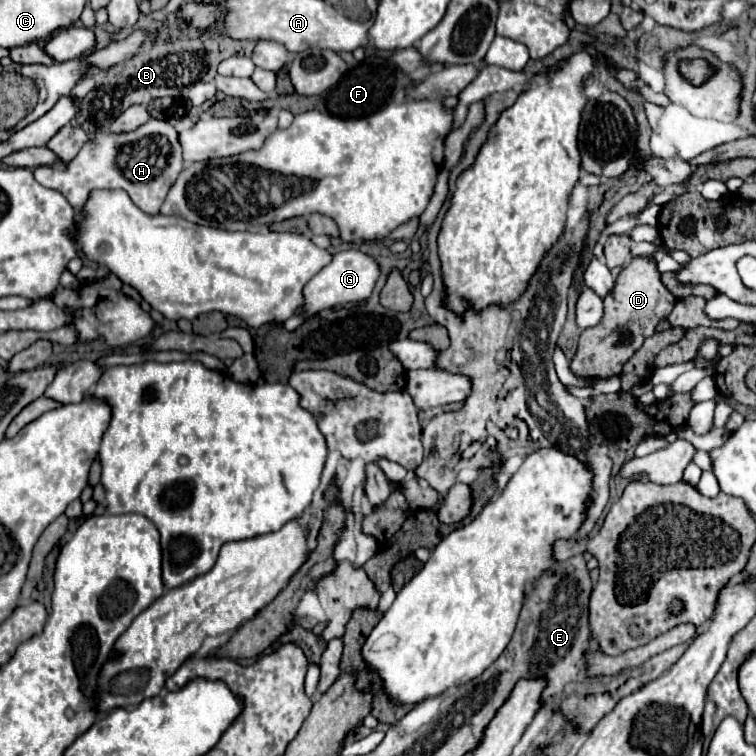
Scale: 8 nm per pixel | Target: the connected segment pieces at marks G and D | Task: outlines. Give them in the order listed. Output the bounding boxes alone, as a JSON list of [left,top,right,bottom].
[[283,249,381,332],[569,255,677,377]]

